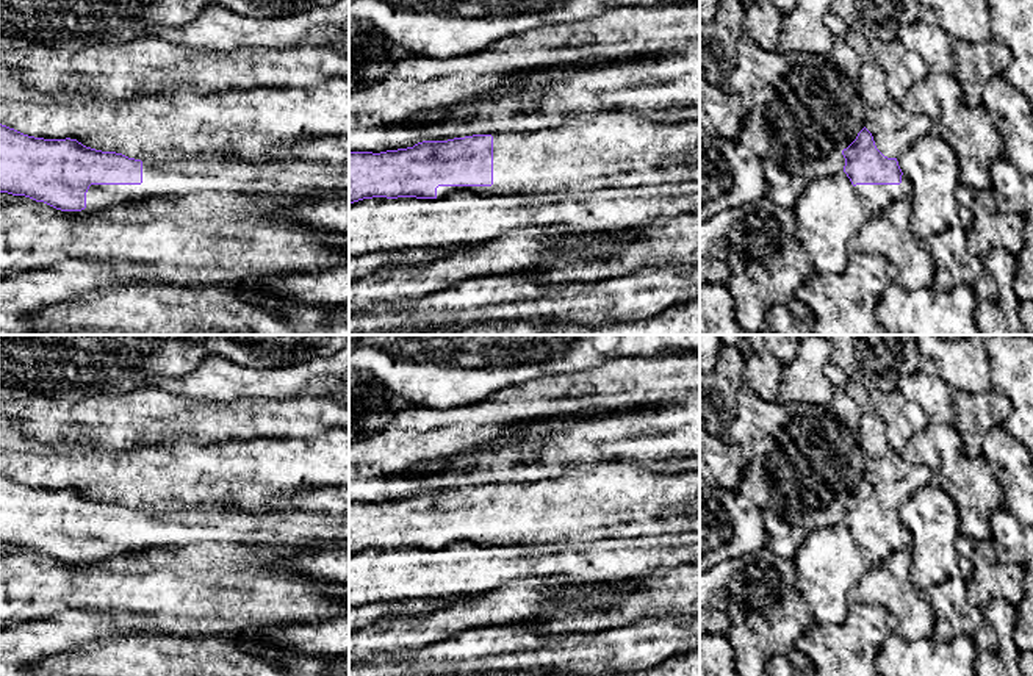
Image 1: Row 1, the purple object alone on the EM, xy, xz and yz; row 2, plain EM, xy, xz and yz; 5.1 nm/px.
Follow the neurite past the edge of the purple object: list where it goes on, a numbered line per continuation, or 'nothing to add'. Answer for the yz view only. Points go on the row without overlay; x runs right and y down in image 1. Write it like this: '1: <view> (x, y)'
1: yz (875, 550)

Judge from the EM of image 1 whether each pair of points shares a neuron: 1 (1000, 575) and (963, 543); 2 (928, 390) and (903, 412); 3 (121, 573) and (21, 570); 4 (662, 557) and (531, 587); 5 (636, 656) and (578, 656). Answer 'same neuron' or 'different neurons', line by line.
1: same neuron
2: different neurons
3: same neuron
4: different neurons
5: same neuron

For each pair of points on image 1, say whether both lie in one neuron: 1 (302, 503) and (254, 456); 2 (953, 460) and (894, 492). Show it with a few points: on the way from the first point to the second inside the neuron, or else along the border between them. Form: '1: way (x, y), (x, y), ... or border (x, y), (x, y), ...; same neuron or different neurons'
1: border (327, 485), (274, 496), (266, 503), (263, 512); different neurons
2: border (900, 454), (907, 460), (924, 463), (935, 479); different neurons

